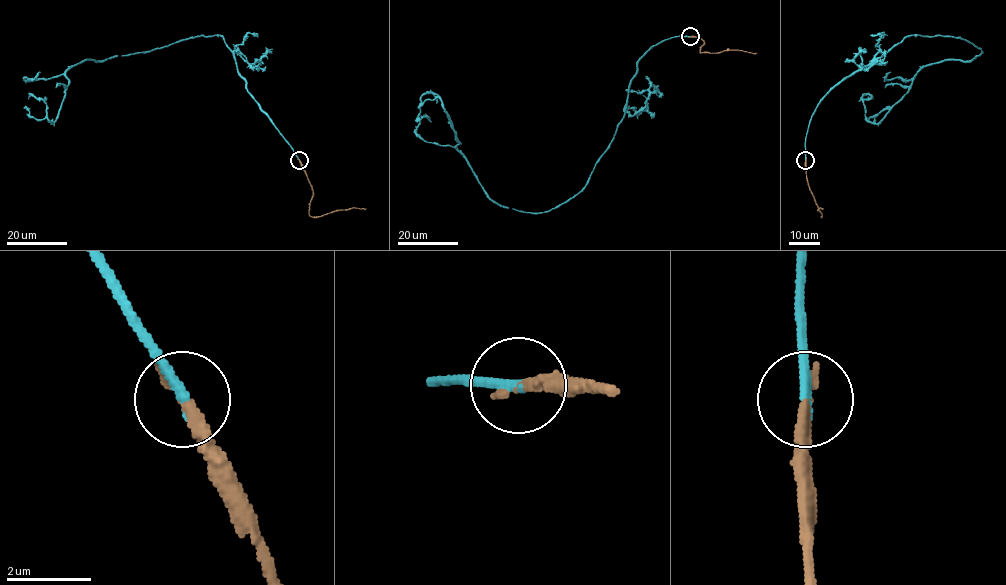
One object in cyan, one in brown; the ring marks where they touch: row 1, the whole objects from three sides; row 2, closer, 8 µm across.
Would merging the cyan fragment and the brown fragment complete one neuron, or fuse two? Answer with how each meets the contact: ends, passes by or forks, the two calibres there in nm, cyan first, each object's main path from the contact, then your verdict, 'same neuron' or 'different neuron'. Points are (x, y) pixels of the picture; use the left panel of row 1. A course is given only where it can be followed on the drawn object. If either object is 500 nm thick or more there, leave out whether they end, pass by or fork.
cyan ends there; brown ends there; 240 nm thick on the cyan side, 320 nm on the other; cyan runs (299, 160), (247, 89), (221, 35), (71, 66), (64, 73), (68, 85), (52, 123), (41, 99), (28, 98); brown runs (299, 160), (313, 191), (311, 216), (354, 207), (365, 209); same neuron

